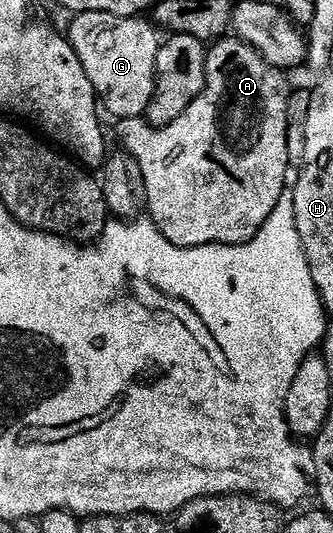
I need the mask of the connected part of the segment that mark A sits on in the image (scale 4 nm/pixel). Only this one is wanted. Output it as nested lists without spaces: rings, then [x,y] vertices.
[[[222,37],[208,48],[205,57],[205,88],[203,93],[175,121],[171,121],[162,127],[154,127],[148,118],[123,119],[116,124],[117,135],[121,138],[120,146],[126,155],[135,157],[139,161],[139,169],[143,169],[143,185],[147,185],[147,208],[148,218],[152,219],[153,224],[171,241],[176,247],[202,247],[218,243],[219,245],[239,245],[251,241],[259,233],[259,229],[271,217],[279,197],[287,190],[285,178],[291,175],[289,165],[289,154],[287,153],[287,133],[289,132],[289,83],[286,72],[279,70],[278,67],[271,66],[260,53],[251,45],[247,45],[243,40],[236,37]]]

